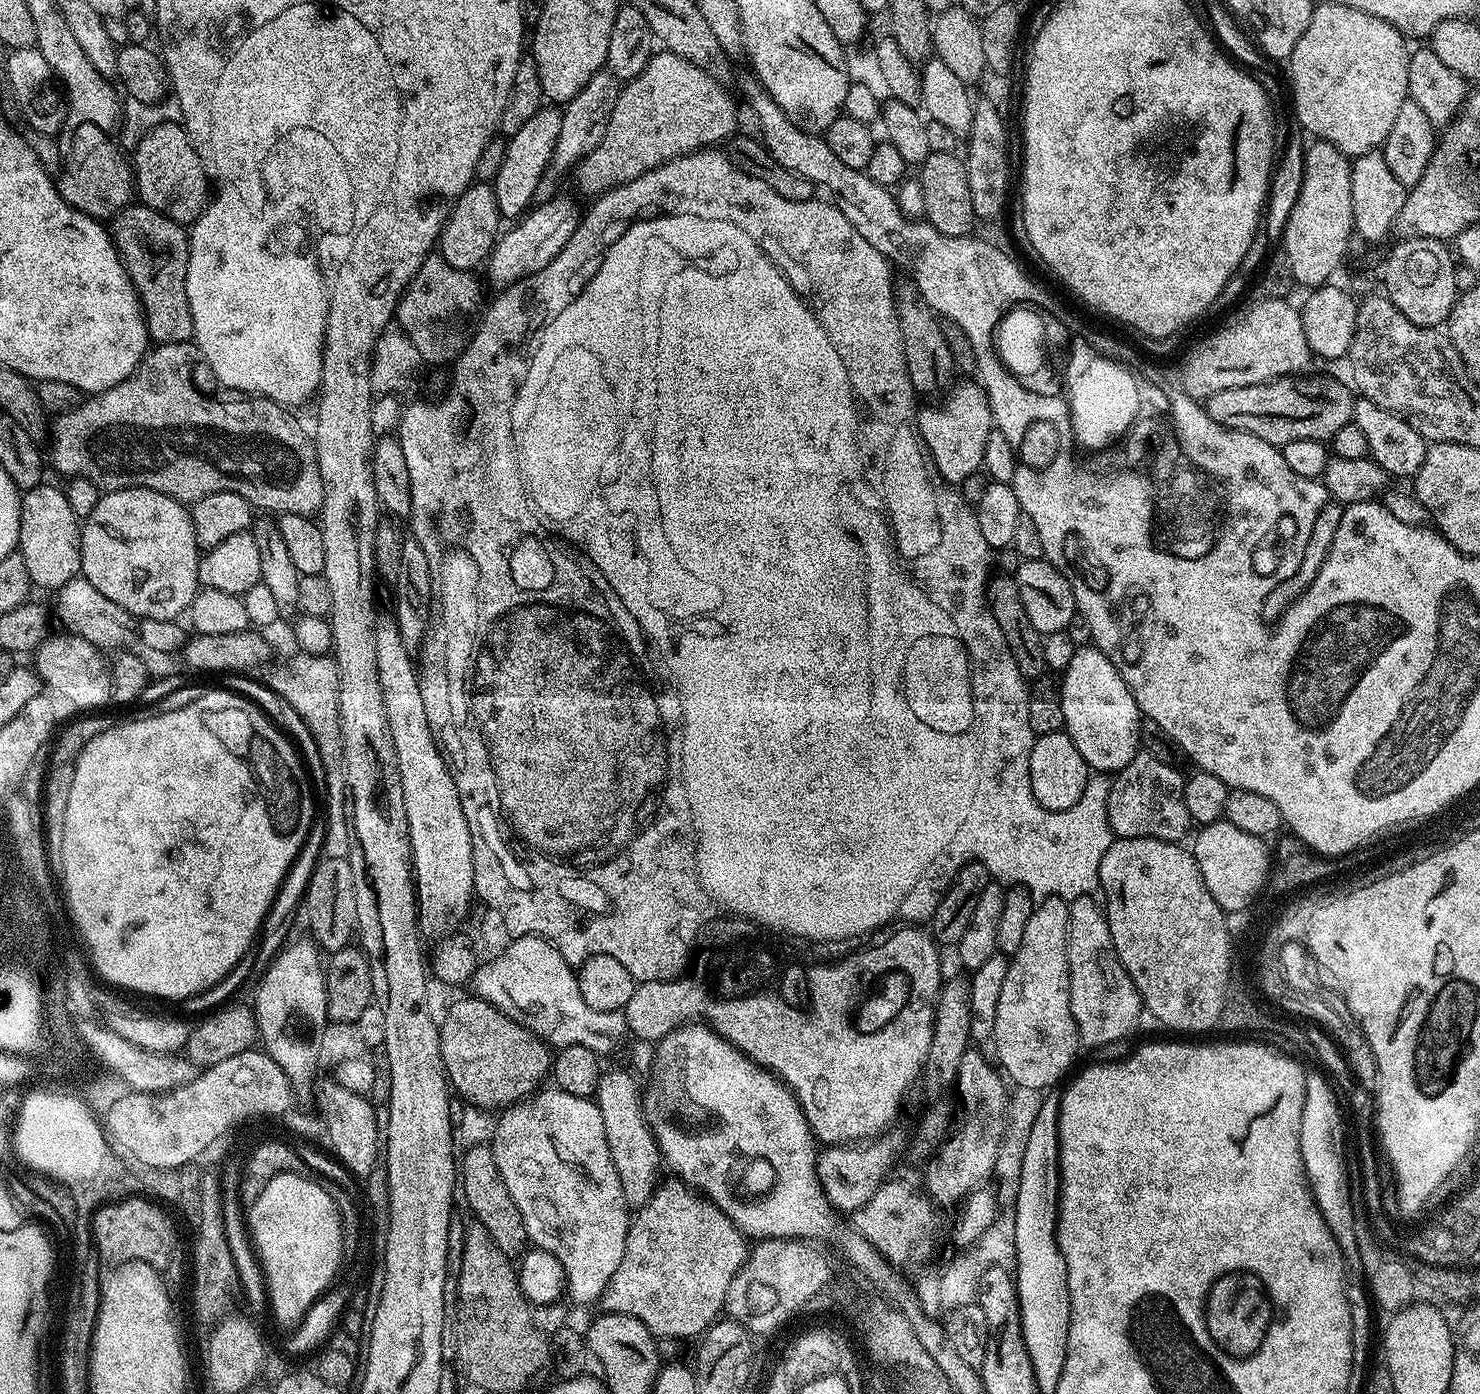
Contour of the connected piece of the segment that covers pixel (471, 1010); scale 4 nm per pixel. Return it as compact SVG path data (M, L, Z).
M467 994L461 1000L456 1000L444 1012L444 1020L439 1021L440 1041L444 1048L444 1065L450 1072L454 1086L463 1089L472 1097L477 1109L511 1106L535 1093L541 1087L540 1079L549 1075L552 1067L553 1053L549 1045L539 1040L529 1028L508 1019L503 1012L498 1011L490 1002L480 999L475 994Z

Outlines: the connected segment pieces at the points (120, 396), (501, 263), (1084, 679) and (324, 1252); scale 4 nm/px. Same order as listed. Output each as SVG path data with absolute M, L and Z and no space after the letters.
M189 342L186 344L156 344L155 347L151 349L145 355L144 359L140 361L140 365L136 367L136 369L131 372L126 379L122 382L118 382L118 386L114 386L113 388L107 388L105 392L98 392L92 395L89 395L87 399L83 401L82 404L77 406L72 412L68 412L64 415L61 415L59 419L55 421L54 431L50 436L50 445L52 444L52 460L50 456L50 464L57 468L60 472L65 472L65 477L71 478L73 476L81 476L82 478L86 478L90 482L94 482L94 486L98 486L104 492L117 492L118 490L122 490L123 488L149 488L150 490L154 490L158 494L166 494L170 498L174 498L175 500L181 502L195 502L201 500L202 498L206 498L210 494L218 494L219 492L233 492L234 494L238 494L242 498L246 498L249 504L252 505L253 509L260 510L260 508L265 508L265 513L268 514L283 514L289 512L290 514L302 514L303 516L312 516L313 514L319 513L320 507L322 506L322 502L324 501L324 487L322 486L322 474L318 470L318 458L316 457L316 446L315 443L310 439L309 433L308 436L306 433L300 429L300 424L295 420L294 417L291 416L289 409L285 407L283 404L276 404L272 400L267 400L265 396L258 396L255 394L244 394L239 397L240 401L237 404L227 404L224 400L215 400L212 396L203 396L202 393L196 389L196 384L192 381L192 363L198 360L198 349L195 343Z
M561 194L550 202L535 205L523 219L513 223L516 225L509 232L507 229L497 239L496 247L493 248L486 264L488 276L497 284L497 289L503 290L508 285L546 267L560 253L562 246L566 246L566 242L570 242L581 219L582 208L579 208L567 194Z
M1095 646L1077 647L1074 658L1070 658L1070 666L1066 666L1060 680L1060 697L1062 698L1062 714L1064 715L1063 731L1078 746L1078 754L1088 763L1089 769L1100 774L1115 774L1141 751L1140 726L1142 717L1140 708L1134 702L1134 694L1126 686L1122 674L1106 654Z
M282 1170L268 1180L260 1197L246 1215L254 1237L254 1251L266 1281L270 1312L285 1330L302 1322L310 1310L308 1300L328 1284L340 1249L340 1211L315 1179L307 1180L296 1172Z

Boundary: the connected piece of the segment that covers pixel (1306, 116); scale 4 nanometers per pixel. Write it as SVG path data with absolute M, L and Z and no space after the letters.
M1330 2L1317 3L1312 10L1310 26L1306 26L1306 34L1298 38L1298 46L1288 55L1288 80L1292 83L1292 104L1296 107L1296 120L1305 128L1303 131L1309 137L1330 142L1337 150L1349 158L1355 158L1367 152L1377 151L1390 134L1390 126L1394 126L1394 118L1408 94L1408 57L1410 55L1409 41L1390 22L1382 22L1382 18L1374 18L1374 14L1362 14L1362 10L1350 10L1350 6L1334 6Z

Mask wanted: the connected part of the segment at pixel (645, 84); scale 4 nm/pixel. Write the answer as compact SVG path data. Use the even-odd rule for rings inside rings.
M667 50L657 51L650 58L646 70L642 70L642 74L638 74L621 87L602 142L578 165L580 184L592 198L599 197L678 156L687 156L688 153L705 146L719 145L716 144L719 140L727 141L737 131L735 128L736 104L726 93L725 85L712 78L706 70L691 64L686 58Z

